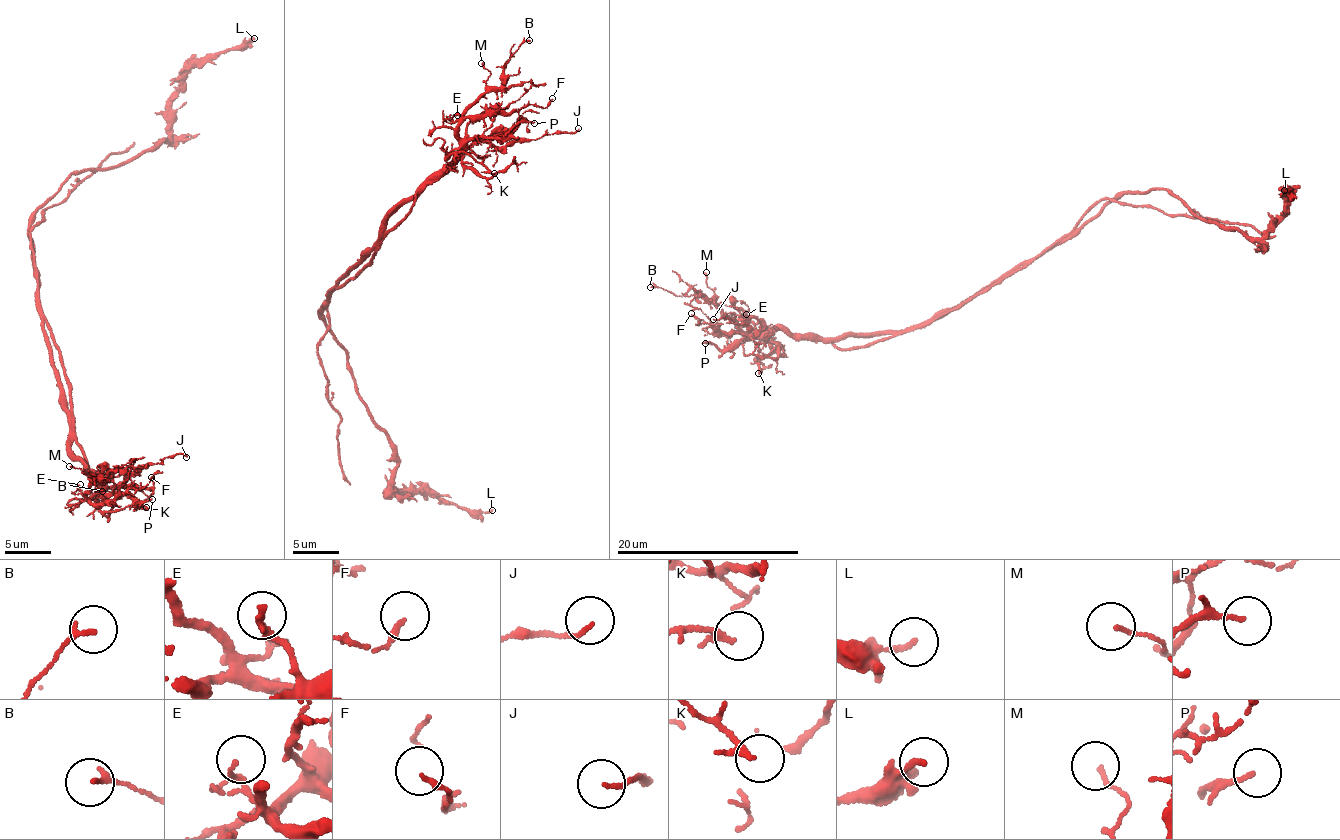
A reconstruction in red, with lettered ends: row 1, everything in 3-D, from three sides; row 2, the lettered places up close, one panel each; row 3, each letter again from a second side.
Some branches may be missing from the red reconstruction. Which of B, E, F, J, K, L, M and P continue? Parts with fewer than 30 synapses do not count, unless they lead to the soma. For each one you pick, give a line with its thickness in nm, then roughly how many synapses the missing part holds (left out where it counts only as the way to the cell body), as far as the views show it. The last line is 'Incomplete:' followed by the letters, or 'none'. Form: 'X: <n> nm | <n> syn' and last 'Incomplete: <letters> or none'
Incomplete: none

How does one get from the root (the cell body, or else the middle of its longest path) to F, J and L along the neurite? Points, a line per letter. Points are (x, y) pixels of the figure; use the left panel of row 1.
F: (38, 302), (68, 418), (65, 444), (86, 474), (99, 474), (89, 499), (107, 505), (139, 489), (151, 477)
J: (38, 302), (68, 418), (65, 444), (86, 474), (99, 474), (110, 493), (144, 465), (178, 454), (186, 457)
L: (38, 302), (40, 282), (30, 232), (38, 209), (73, 171), (112, 166), (164, 141), (181, 79), (254, 38)

